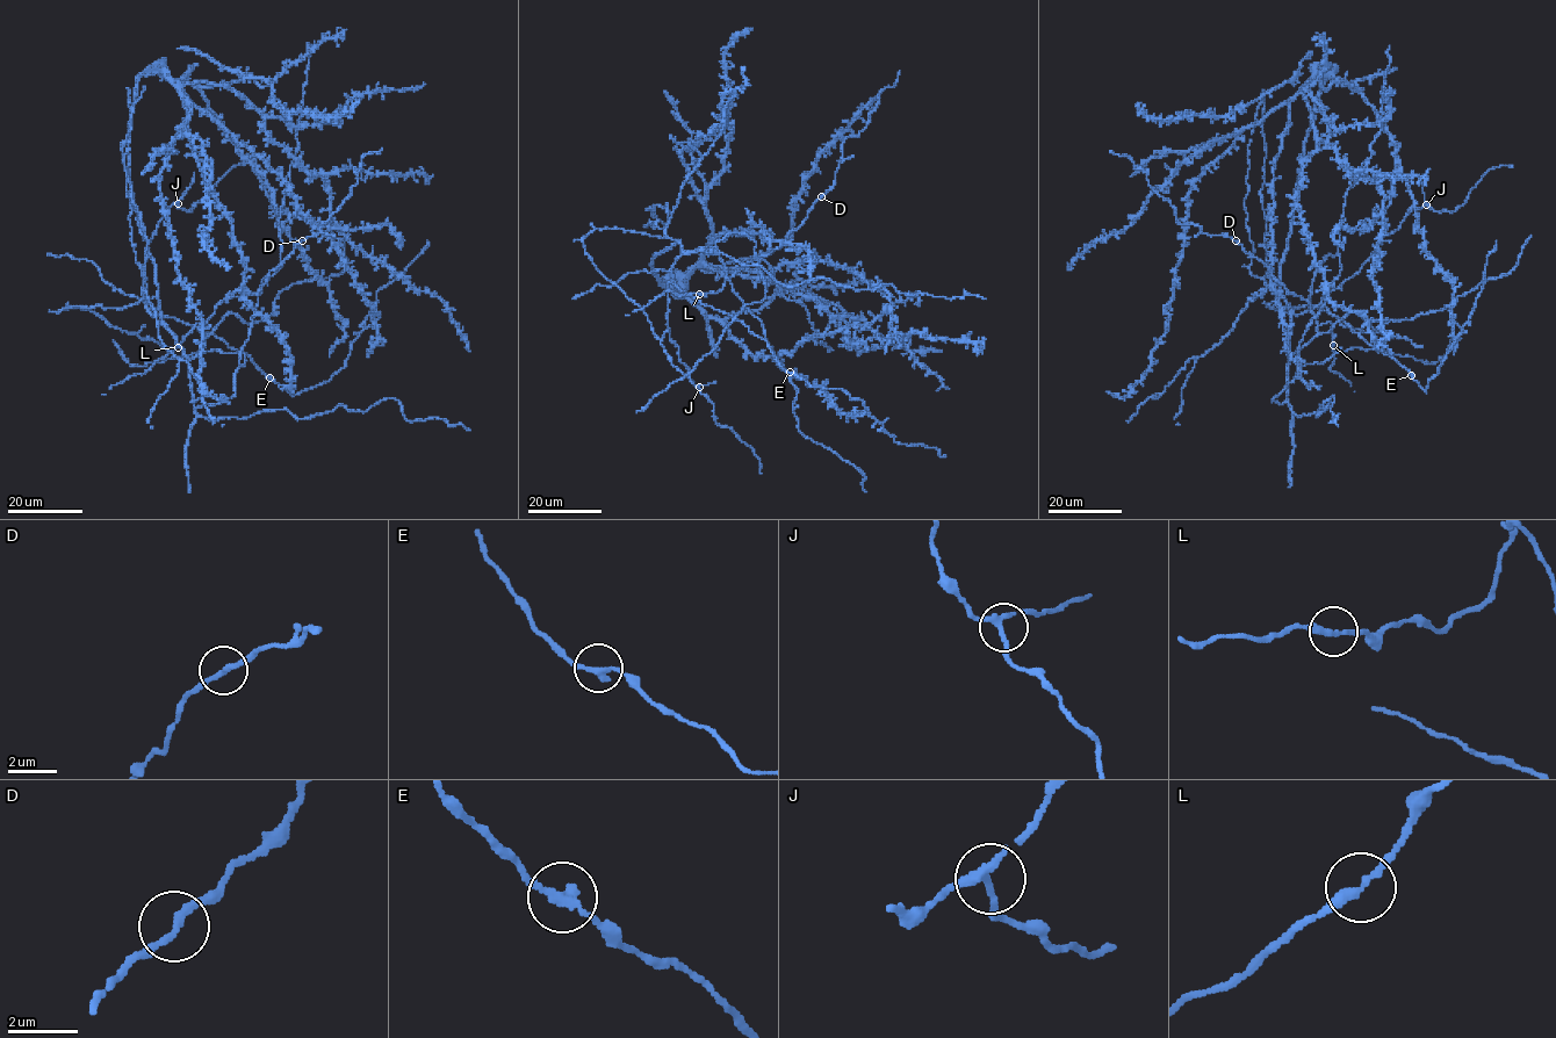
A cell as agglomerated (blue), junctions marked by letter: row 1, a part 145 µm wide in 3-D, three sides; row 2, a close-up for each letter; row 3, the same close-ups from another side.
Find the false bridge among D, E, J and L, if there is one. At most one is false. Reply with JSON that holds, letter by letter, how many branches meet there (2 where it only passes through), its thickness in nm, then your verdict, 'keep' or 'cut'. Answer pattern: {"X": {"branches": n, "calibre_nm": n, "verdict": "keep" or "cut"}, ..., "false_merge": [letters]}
{"D": {"branches": 2, "calibre_nm": 200, "verdict": "keep"}, "E": {"branches": 2, "calibre_nm": 260, "verdict": "keep"}, "J": {"branches": 2, "calibre_nm": 240, "verdict": "keep"}, "L": {"branches": 2, "calibre_nm": 240, "verdict": "keep"}, "false_merge": []}

